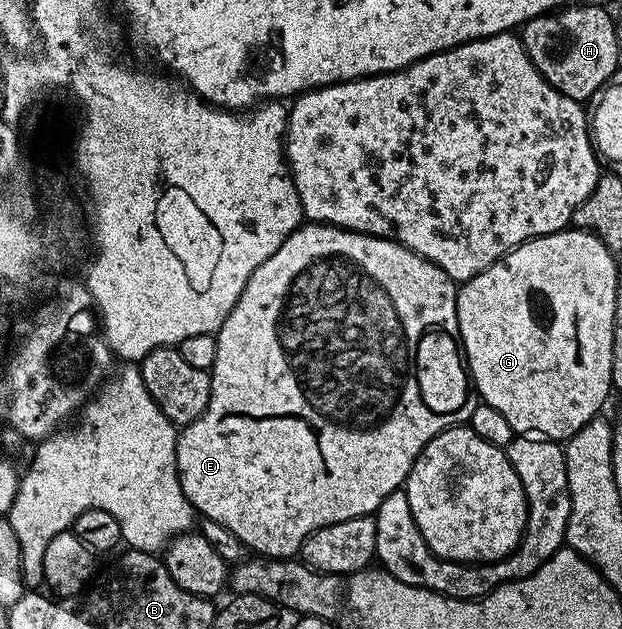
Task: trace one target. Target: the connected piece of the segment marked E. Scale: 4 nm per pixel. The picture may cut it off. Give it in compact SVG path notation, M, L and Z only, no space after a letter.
M323 223L301 224L300 228L289 235L286 243L282 243L282 247L278 247L278 251L274 251L274 255L270 255L270 259L266 259L266 263L262 263L262 267L258 267L252 272L246 287L242 287L242 295L238 295L238 303L234 303L230 315L226 315L222 327L214 334L218 343L218 355L215 357L210 370L212 386L210 387L210 397L206 403L206 409L196 419L191 421L189 425L183 426L179 430L176 439L178 479L182 483L182 491L192 505L193 510L201 518L213 520L215 523L221 524L226 531L232 532L245 548L253 554L261 557L278 557L281 559L295 558L299 554L300 548L303 547L305 539L322 527L330 527L330 523L342 523L342 519L358 519L359 517L375 514L378 506L391 493L397 492L403 486L404 480L410 475L410 467L414 467L414 459L418 459L422 447L426 447L426 443L430 443L430 439L434 439L434 435L438 435L443 429L450 429L453 425L467 423L474 411L474 407L478 403L476 386L473 385L472 379L468 375L468 363L464 359L464 350L460 347L458 311L456 310L457 292L457 282L452 281L446 275L446 271L442 271L442 267L430 263L422 255L402 247L396 241L391 241L385 237L366 235L365 233L355 233L349 229L339 229L336 225L325 225Z

